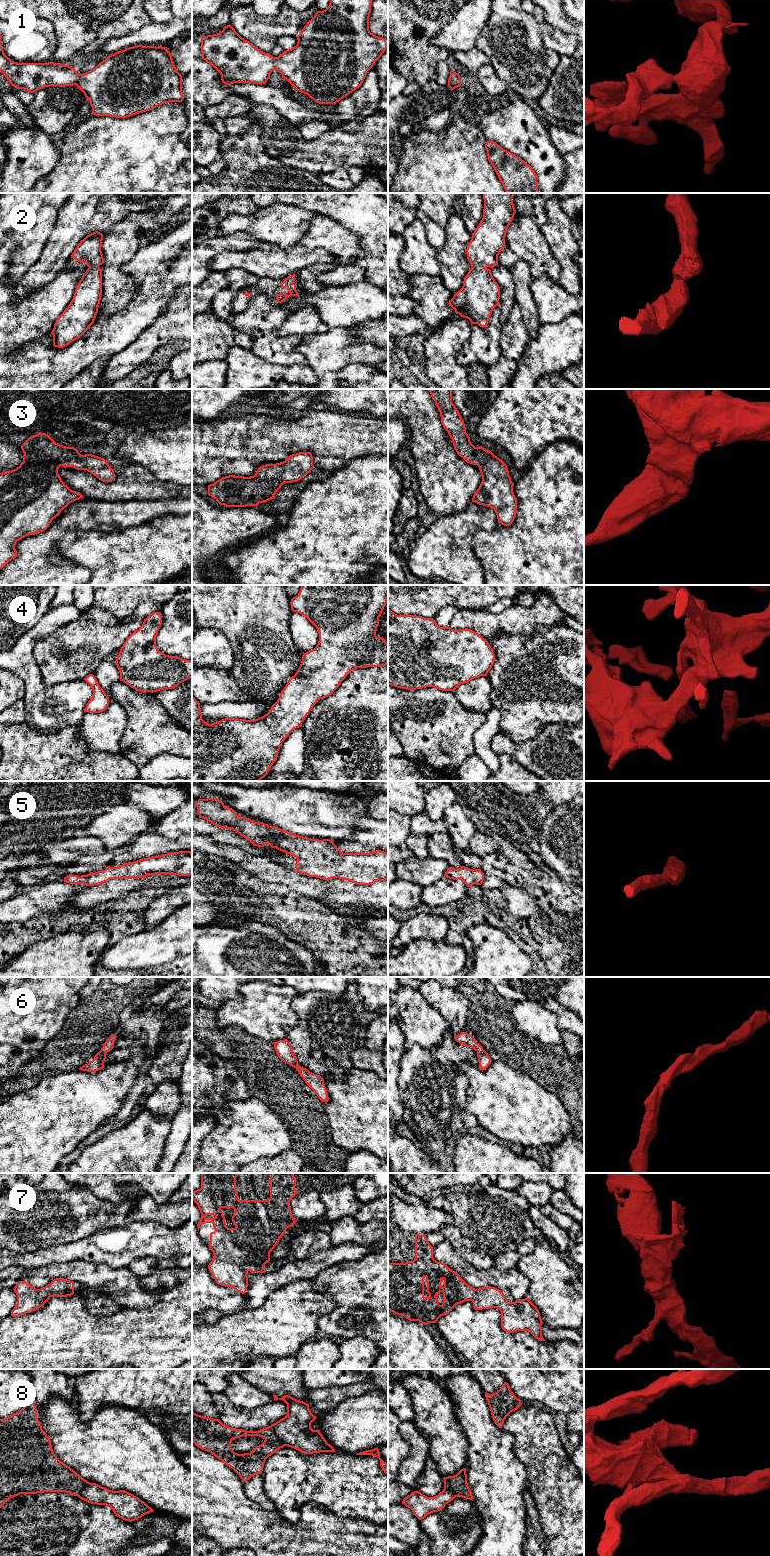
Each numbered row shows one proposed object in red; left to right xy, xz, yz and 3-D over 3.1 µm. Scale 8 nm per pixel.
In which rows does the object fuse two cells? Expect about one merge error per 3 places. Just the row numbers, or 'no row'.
8

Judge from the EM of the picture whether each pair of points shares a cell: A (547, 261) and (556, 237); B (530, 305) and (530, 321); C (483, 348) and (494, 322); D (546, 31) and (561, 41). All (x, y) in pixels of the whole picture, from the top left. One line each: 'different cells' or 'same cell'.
A: different cells
B: same cell
C: same cell
D: same cell

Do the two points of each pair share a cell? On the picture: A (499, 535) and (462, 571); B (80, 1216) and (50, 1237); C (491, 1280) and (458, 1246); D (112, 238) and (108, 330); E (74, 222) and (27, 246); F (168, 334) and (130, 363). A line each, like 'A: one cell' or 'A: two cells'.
A: two cells
B: one cell
C: two cells
D: two cells
E: two cells
F: one cell

